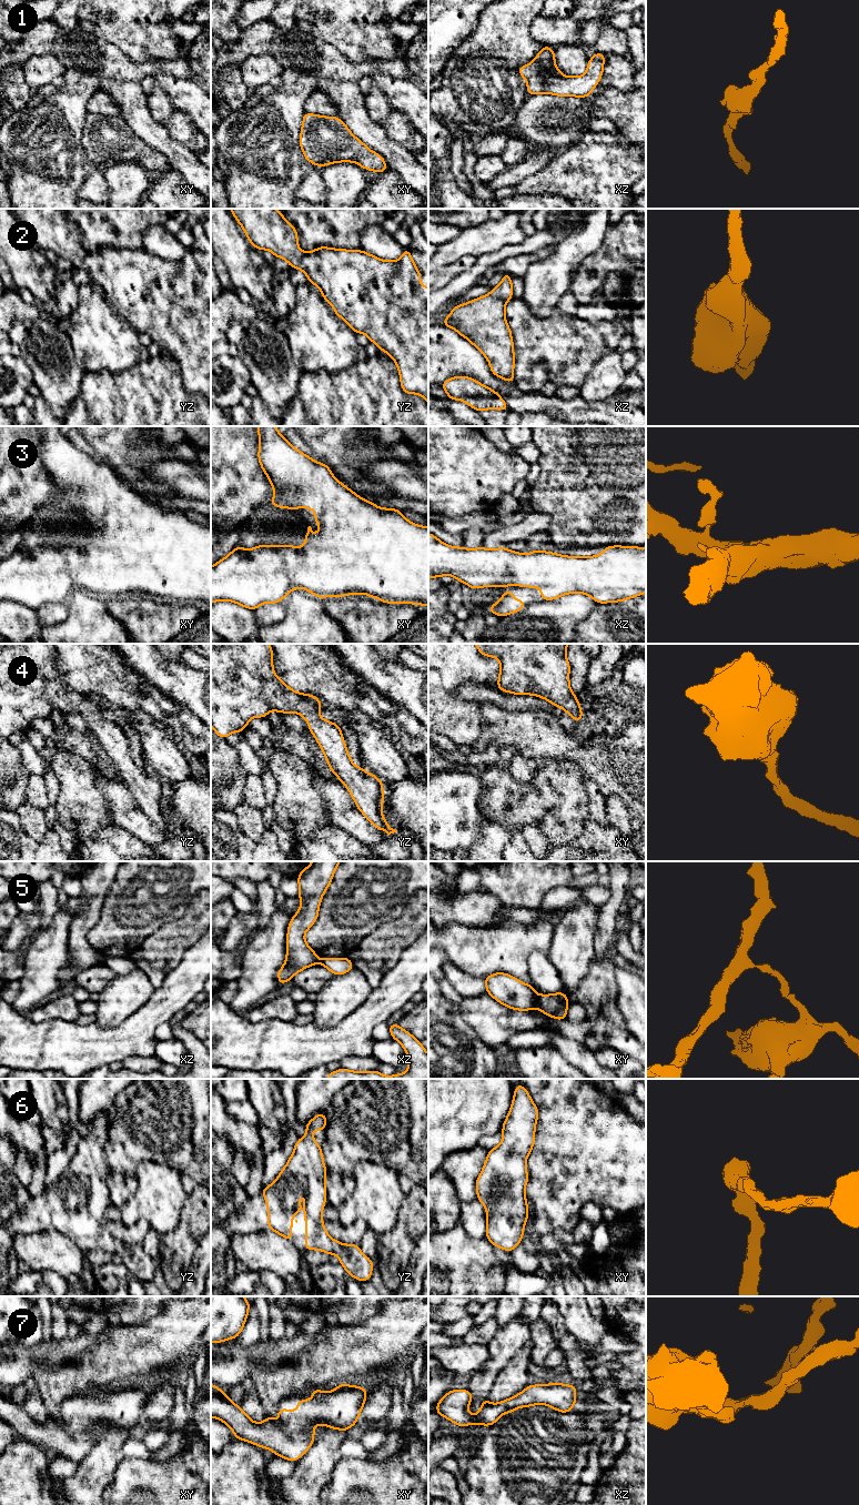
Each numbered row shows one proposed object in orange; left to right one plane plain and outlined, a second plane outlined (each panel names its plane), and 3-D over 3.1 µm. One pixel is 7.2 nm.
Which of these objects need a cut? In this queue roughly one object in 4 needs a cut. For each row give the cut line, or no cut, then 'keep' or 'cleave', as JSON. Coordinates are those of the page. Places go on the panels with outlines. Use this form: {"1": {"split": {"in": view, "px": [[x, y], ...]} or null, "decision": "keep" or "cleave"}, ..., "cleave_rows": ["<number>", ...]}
{"1": {"split": null, "decision": "keep"}, "2": {"split": null, "decision": "keep"}, "3": {"split": null, "decision": "keep"}, "4": {"split": null, "decision": "keep"}, "5": {"split": {"in": "xy", "px": [[536, 995], [535, 1007]]}, "decision": "cleave"}, "6": {"split": null, "decision": "keep"}, "7": {"split": null, "decision": "keep"}, "cleave_rows": ["5"]}

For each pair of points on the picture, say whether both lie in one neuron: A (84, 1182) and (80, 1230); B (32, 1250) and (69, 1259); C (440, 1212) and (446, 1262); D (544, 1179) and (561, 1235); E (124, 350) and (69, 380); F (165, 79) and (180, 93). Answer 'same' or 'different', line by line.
A: same
B: same
C: different
D: different
E: different
F: same

